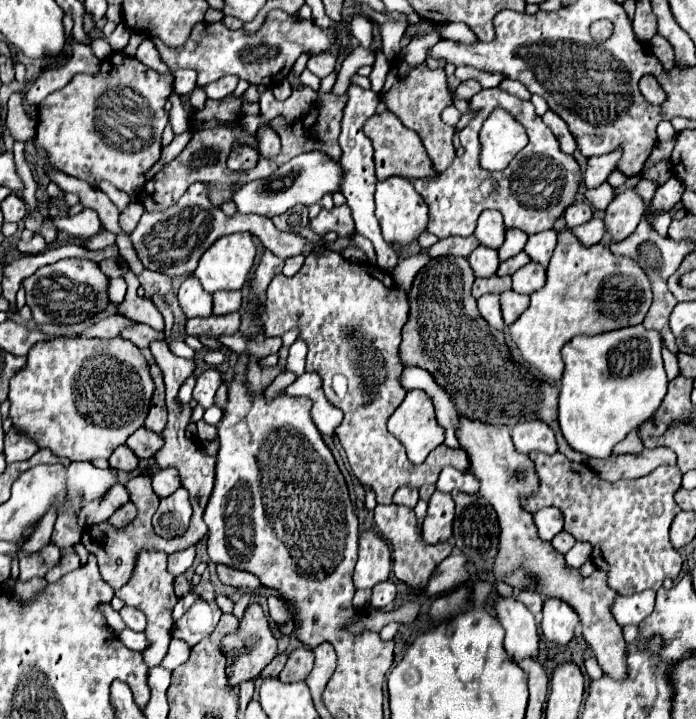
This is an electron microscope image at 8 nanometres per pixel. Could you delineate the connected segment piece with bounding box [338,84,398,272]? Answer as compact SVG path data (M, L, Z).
M350 84L348 88L348 102L344 106L344 116L342 116L342 132L340 132L338 142L342 148L342 158L340 162L344 164L346 172L344 172L344 184L340 186L340 192L346 196L348 206L352 208L352 216L356 222L356 232L366 236L376 250L376 264L380 264L380 268L384 270L392 270L398 262L398 252L392 248L392 244L384 242L382 234L380 234L380 226L378 220L374 216L374 188L378 184L376 180L376 172L374 172L374 148L372 148L372 140L368 140L368 136L364 134L364 124L366 120L370 120L376 114L376 106L380 102L378 94L372 90L364 90L358 84Z

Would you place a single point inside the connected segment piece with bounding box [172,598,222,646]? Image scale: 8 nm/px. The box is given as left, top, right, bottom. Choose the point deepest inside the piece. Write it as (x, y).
(200, 621)

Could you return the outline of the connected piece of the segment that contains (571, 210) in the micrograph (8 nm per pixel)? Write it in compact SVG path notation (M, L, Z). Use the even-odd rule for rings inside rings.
M574 202L572 206L566 208L564 212L564 218L566 218L566 224L568 228L574 228L574 226L580 226L580 224L586 224L592 220L592 208L586 204L586 202Z

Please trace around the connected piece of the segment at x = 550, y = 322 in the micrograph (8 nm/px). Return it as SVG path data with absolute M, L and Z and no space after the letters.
M566 230L566 232L558 234L556 252L554 252L554 256L552 256L552 260L546 268L544 288L530 294L530 306L506 330L508 330L510 338L514 340L514 344L518 346L522 358L528 364L536 366L548 382L556 384L562 378L562 372L564 372L564 362L562 362L560 350L570 338L574 338L578 334L594 336L594 334L602 334L602 332L642 324L642 320L644 320L644 316L650 308L650 302L652 302L650 282L648 282L644 270L632 258L616 258L604 244L584 248L570 234L570 230Z

